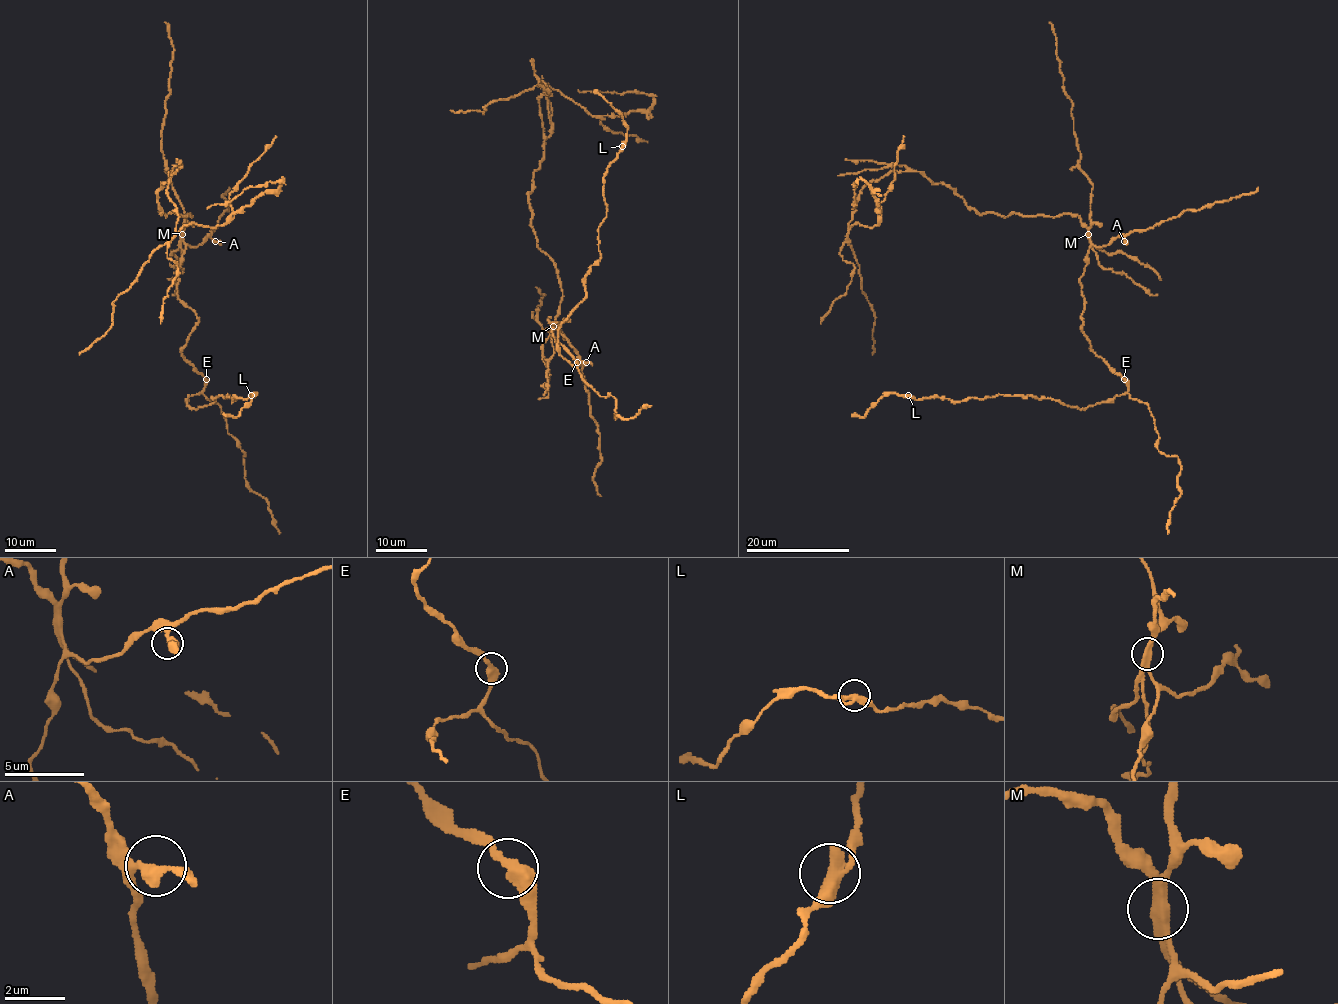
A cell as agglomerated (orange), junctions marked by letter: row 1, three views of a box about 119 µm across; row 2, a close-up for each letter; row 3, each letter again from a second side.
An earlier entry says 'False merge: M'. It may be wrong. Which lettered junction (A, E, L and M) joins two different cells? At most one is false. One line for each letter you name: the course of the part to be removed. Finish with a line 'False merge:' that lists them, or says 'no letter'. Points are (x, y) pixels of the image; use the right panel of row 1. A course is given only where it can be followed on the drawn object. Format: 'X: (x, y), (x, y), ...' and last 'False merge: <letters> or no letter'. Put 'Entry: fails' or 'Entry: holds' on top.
Entry: holds
M: (1088, 233), (1077, 215), (978, 214), (919, 171), (861, 191), (848, 232), (877, 224), (862, 179), (852, 209)
False merge: M

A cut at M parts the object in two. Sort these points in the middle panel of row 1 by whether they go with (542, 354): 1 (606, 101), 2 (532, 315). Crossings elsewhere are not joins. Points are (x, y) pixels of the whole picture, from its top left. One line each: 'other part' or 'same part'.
1: other part
2: other part

